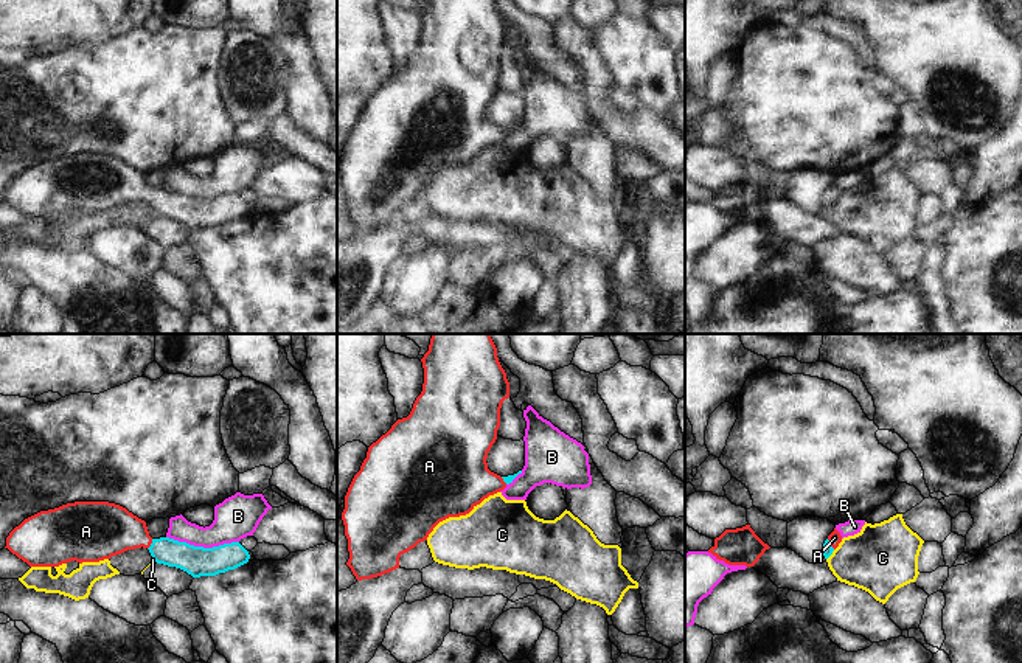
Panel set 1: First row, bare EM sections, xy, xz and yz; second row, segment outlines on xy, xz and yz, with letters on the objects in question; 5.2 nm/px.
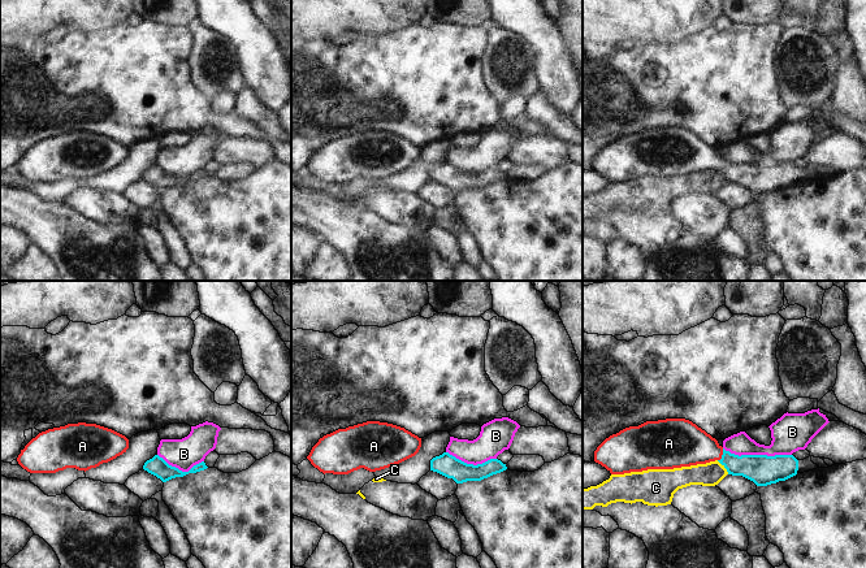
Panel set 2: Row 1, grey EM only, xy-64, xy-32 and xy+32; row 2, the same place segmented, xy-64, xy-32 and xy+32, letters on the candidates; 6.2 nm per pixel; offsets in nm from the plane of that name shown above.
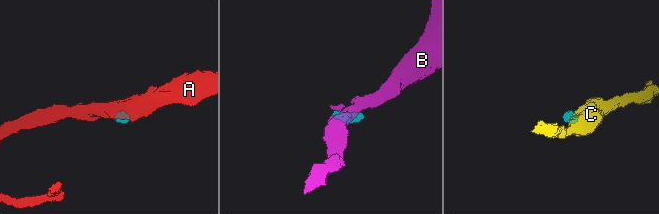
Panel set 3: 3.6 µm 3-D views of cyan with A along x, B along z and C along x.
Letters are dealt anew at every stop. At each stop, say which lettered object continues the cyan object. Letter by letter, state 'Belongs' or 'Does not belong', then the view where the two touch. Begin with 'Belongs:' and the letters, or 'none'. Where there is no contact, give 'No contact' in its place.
Belongs: A
A: Belongs. Touches cyan in xy
B: Does not belong. Touches cyan in xy
C: Does not belong. Touches cyan in yz.

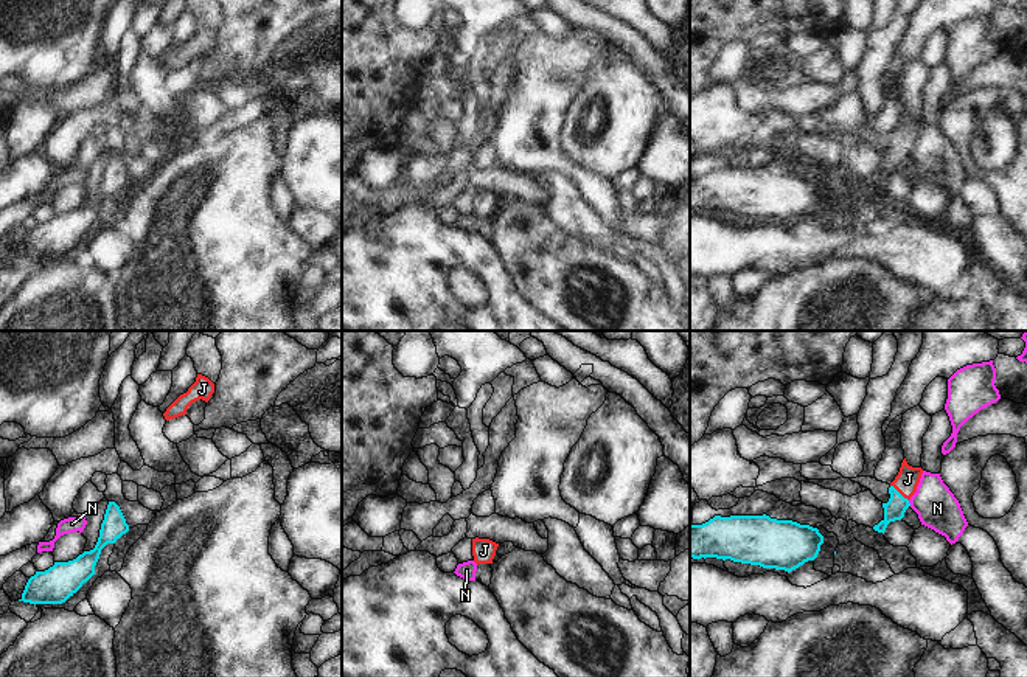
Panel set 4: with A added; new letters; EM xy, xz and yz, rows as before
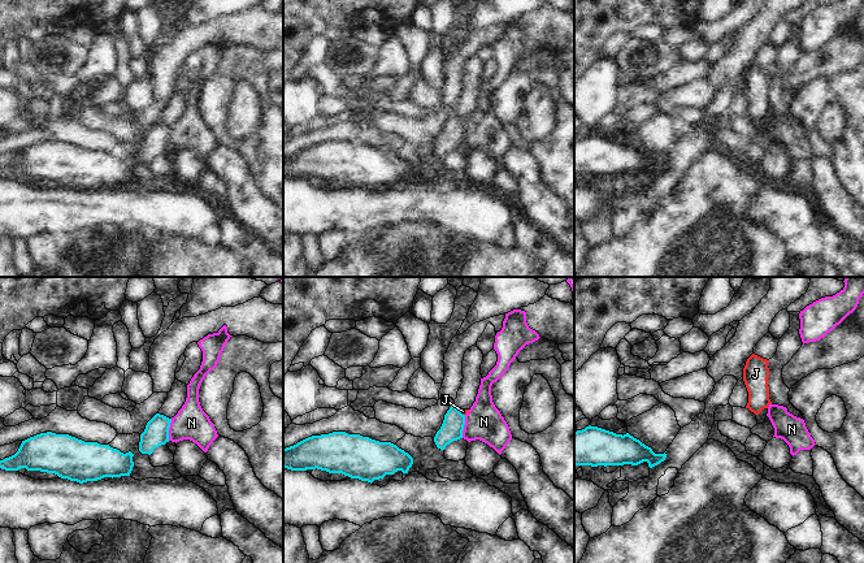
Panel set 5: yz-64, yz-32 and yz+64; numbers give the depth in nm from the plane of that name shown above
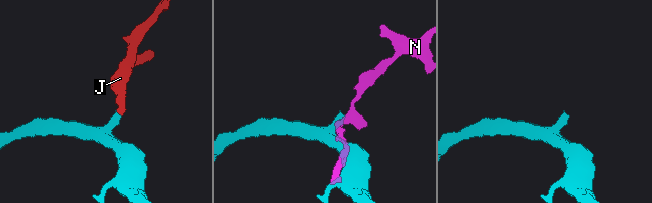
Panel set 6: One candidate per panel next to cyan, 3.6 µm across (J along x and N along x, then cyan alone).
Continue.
Belongs: J
J: Belongs. Touches cyan in yz
N: Does not belong. Touches cyan in yz.

